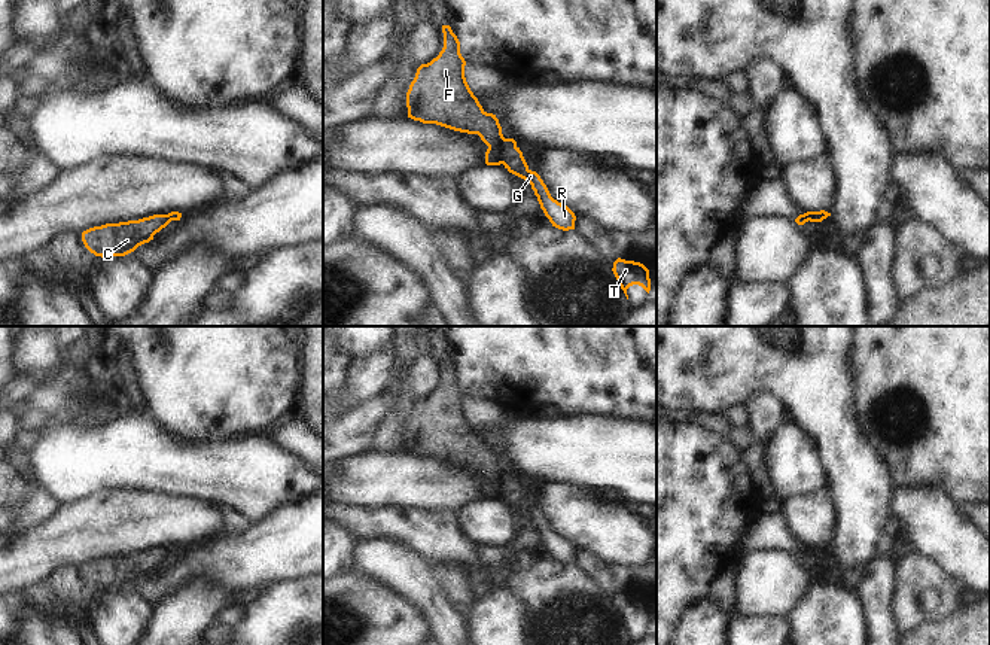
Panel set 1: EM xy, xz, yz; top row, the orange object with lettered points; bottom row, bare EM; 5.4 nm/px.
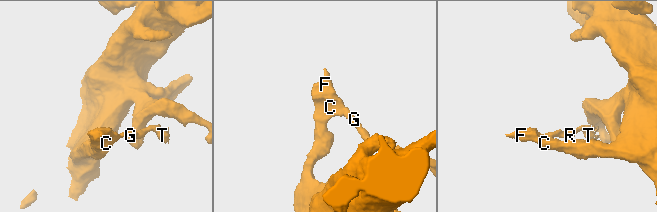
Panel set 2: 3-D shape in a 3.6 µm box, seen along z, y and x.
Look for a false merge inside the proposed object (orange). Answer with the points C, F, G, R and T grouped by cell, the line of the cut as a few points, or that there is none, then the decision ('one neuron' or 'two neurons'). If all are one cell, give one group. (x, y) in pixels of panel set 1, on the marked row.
C F / G R T | xz (503, 137), (500, 163) | two neurons

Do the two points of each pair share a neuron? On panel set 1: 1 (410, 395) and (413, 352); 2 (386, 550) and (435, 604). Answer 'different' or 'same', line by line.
1: same
2: same

